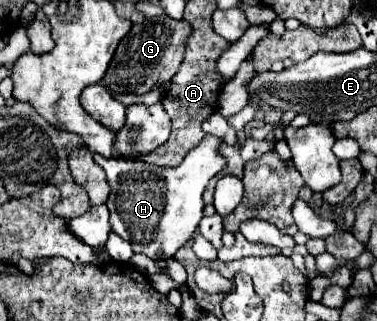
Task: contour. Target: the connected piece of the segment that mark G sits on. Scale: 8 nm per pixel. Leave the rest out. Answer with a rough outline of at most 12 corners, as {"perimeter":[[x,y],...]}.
{"perimeter":[[135,24],[103,76],[115,94],[169,82],[191,26]]}

